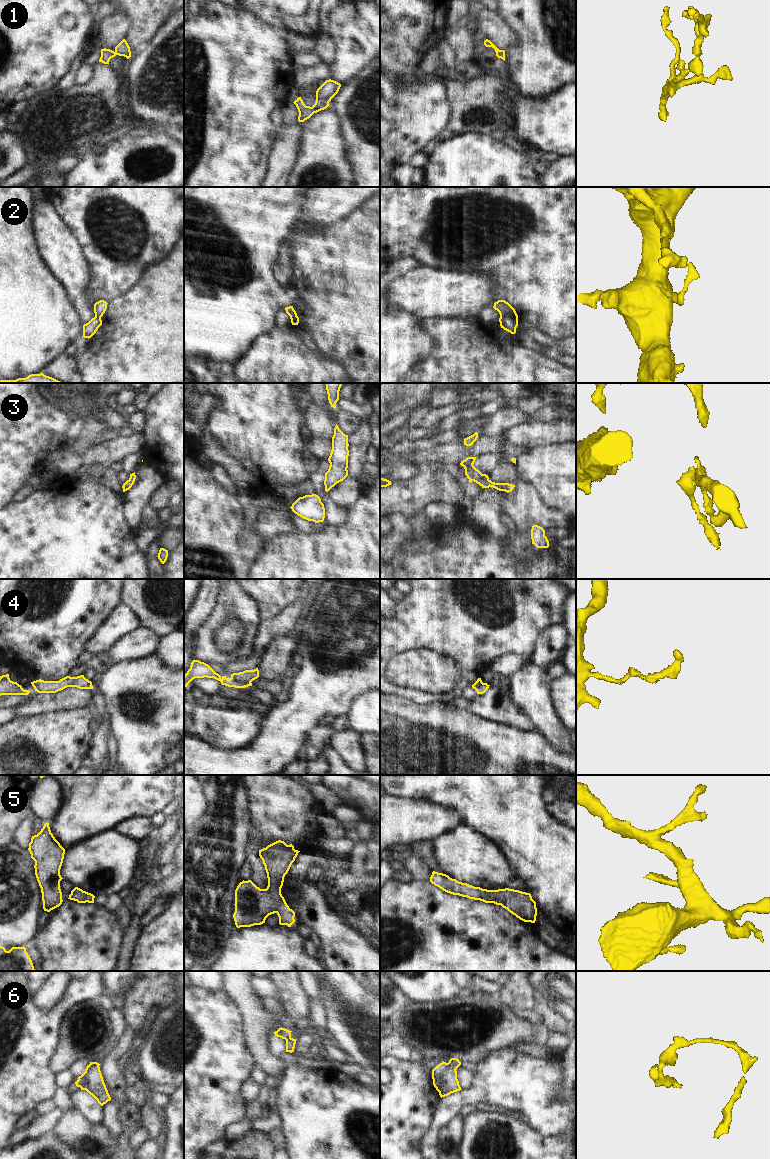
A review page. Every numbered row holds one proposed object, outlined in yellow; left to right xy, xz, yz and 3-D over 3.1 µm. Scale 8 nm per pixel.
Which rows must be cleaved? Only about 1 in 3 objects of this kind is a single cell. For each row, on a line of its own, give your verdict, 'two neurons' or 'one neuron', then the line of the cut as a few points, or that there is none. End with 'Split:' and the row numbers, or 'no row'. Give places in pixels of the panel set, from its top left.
1: one neuron | no cut
2: two neurons | yz (500, 315), (517, 318)
3: one neuron | no cut
4: two neurons | xz (231, 676), (235, 681), (248, 681), (250, 683)
5: one neuron | no cut
6: one neuron | no cut
Split: 2, 4

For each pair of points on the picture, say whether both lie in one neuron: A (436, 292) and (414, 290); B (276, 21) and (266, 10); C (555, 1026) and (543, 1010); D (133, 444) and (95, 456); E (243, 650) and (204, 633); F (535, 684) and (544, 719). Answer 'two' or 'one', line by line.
A: one
B: one
C: one
D: one
E: one
F: one

